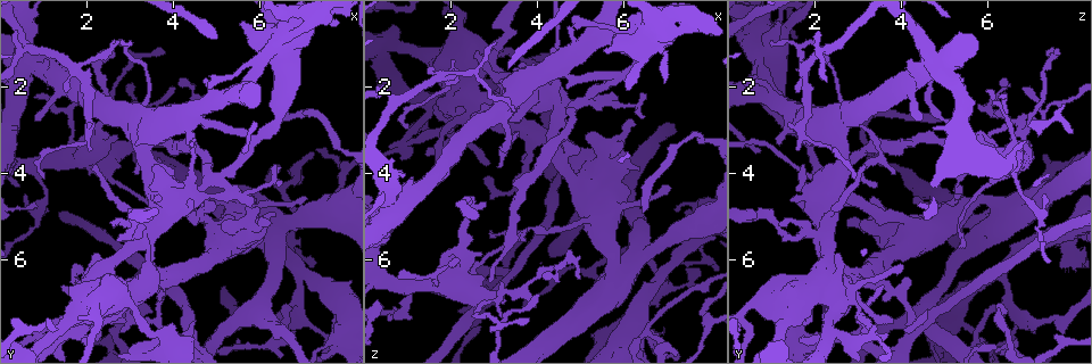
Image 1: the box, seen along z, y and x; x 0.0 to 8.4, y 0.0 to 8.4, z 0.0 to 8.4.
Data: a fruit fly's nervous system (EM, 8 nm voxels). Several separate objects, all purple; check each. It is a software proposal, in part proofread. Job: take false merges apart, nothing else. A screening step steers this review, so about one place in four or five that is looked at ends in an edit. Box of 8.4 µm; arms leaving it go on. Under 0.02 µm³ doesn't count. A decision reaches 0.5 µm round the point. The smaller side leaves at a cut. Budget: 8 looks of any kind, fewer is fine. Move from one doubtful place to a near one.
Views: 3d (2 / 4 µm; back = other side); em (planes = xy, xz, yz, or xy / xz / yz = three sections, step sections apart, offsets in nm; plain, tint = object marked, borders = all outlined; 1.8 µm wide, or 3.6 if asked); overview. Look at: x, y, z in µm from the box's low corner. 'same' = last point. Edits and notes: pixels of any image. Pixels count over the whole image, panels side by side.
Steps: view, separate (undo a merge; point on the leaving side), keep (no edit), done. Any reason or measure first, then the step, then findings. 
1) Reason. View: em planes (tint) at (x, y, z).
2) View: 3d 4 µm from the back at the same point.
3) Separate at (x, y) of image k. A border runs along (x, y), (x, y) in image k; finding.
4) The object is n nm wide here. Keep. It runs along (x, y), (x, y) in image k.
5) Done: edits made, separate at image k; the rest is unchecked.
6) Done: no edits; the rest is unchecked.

Abrupt turn. View: em planes (tint) at (6.00, 4.95, 6.20).

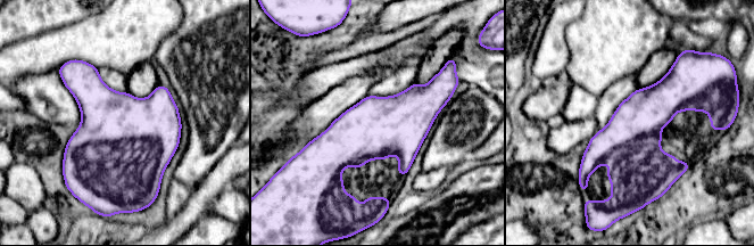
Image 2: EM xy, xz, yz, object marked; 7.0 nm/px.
The object is 400 nm wide here. Keep. Continuous, no second cell.

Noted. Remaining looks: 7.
Branch point. View: em xy step 4 (tint) at (6.60, 4.25, 7.75).

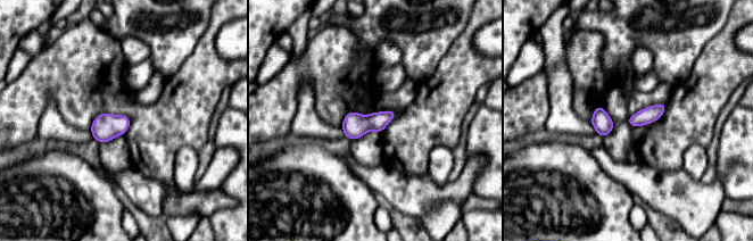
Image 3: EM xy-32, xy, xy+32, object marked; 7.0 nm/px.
View: em planes (borders) at the same point.

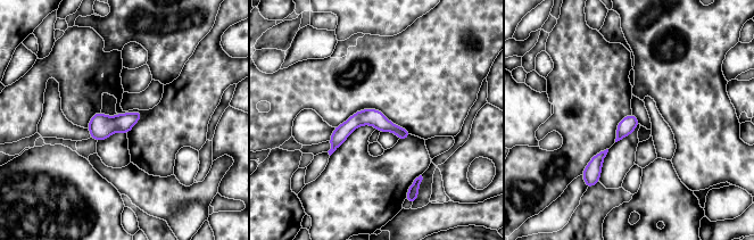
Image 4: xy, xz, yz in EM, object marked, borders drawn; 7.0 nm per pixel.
The object is 120 nm wide here. Keep. All the same cell.

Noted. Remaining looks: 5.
Sharp bend. View: 3d 2 µm from the back at (3.80, 7.70, 1.45).

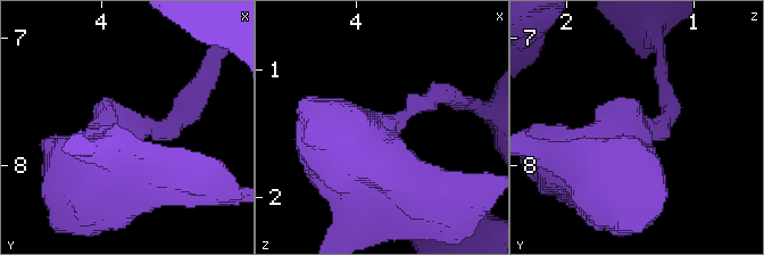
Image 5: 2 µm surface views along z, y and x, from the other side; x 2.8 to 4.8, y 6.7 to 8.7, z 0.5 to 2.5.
Now the EM. View: em planes (tint) at (3.76, 7.74, 1.48).

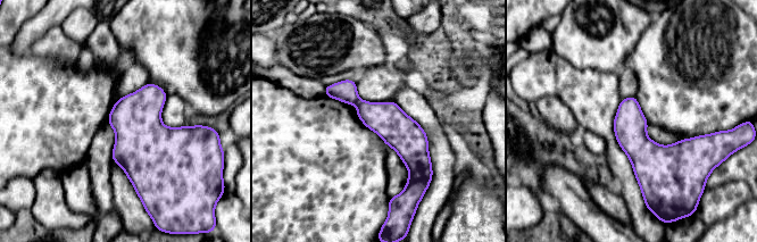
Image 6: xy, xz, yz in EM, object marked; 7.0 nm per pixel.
Separate at (387, 119) of image 6. The part that leaves runs along (360, 102), (414, 155), (414, 180) in image 6; two cells meet here.

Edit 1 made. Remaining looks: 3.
Done: edits made, separate at image 6; the rest is unchecked.

